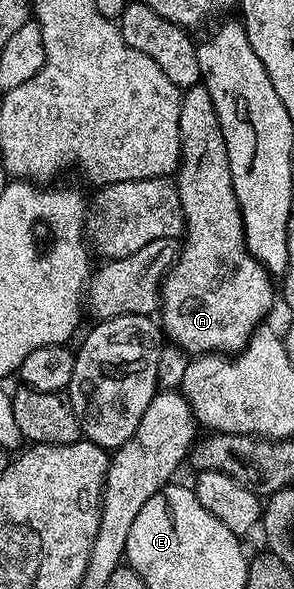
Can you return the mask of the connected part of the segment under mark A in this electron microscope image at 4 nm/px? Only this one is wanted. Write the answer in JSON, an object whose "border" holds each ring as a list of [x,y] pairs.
{"border":[[[199,83],[193,85],[190,89],[182,93],[182,102],[180,103],[180,135],[182,136],[182,155],[180,164],[176,170],[176,184],[178,194],[180,195],[180,207],[182,208],[182,219],[184,222],[184,240],[176,253],[176,260],[170,266],[169,273],[166,274],[166,280],[162,282],[162,303],[160,306],[160,329],[163,334],[166,333],[171,342],[177,345],[179,349],[190,355],[201,355],[204,353],[219,352],[223,355],[233,355],[243,349],[250,342],[250,336],[254,330],[263,324],[262,317],[266,317],[276,305],[276,285],[272,282],[271,274],[266,272],[265,267],[253,257],[248,251],[246,240],[244,239],[244,227],[242,226],[242,212],[236,203],[236,191],[232,187],[232,171],[228,167],[228,151],[224,147],[224,135],[220,131],[220,119],[216,119],[216,107],[212,103],[212,95],[208,95],[206,86]]]}

